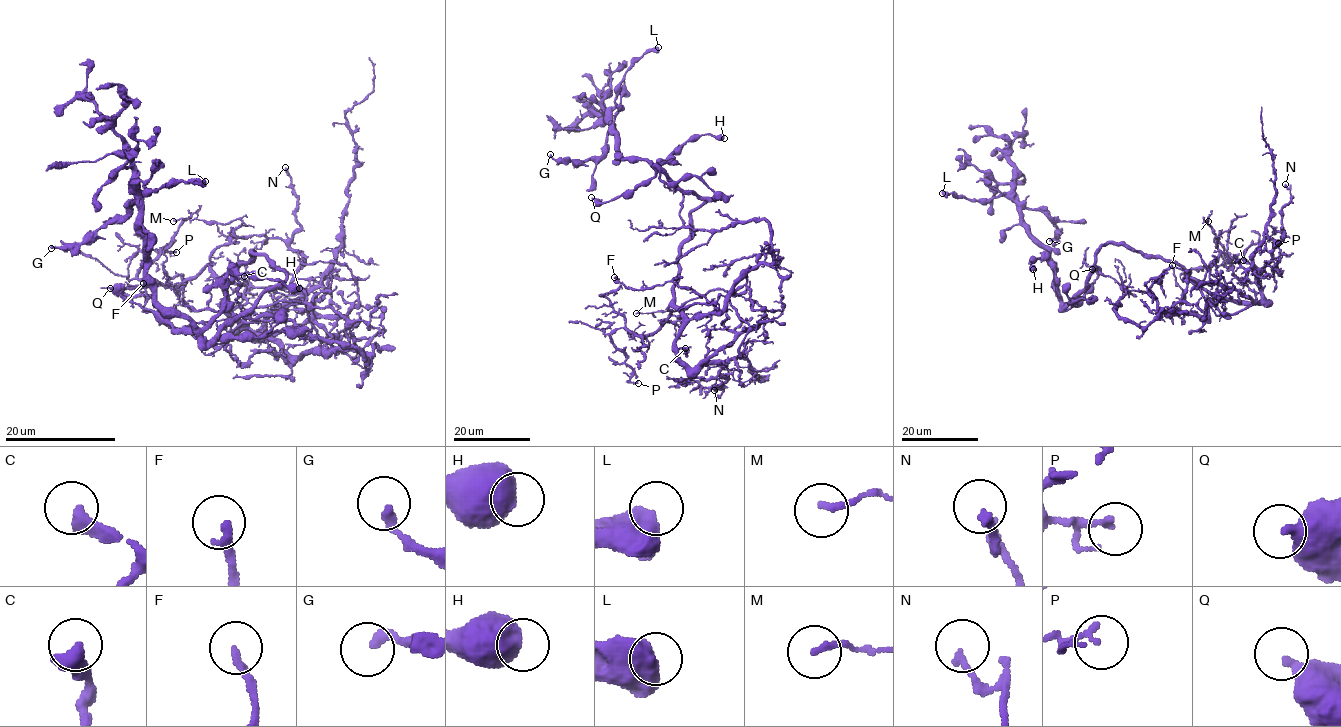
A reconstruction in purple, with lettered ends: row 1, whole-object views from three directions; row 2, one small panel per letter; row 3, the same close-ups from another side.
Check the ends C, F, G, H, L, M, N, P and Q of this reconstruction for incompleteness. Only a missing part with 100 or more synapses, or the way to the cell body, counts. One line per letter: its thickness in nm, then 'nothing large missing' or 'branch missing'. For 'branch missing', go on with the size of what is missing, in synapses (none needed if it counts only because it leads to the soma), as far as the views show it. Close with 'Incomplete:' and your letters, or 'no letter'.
C: calibre 480 nm; nothing large missing
F: calibre 240 nm; nothing large missing
G: calibre 280 nm; nothing large missing
H: calibre 700 nm; nothing large missing
L: calibre 600 nm; nothing large missing
M: calibre 170 nm; nothing large missing
N: calibre 200 nm; nothing large missing
P: calibre 120 nm; nothing large missing
Q: calibre 400 nm; nothing large missing
Incomplete: no letter

